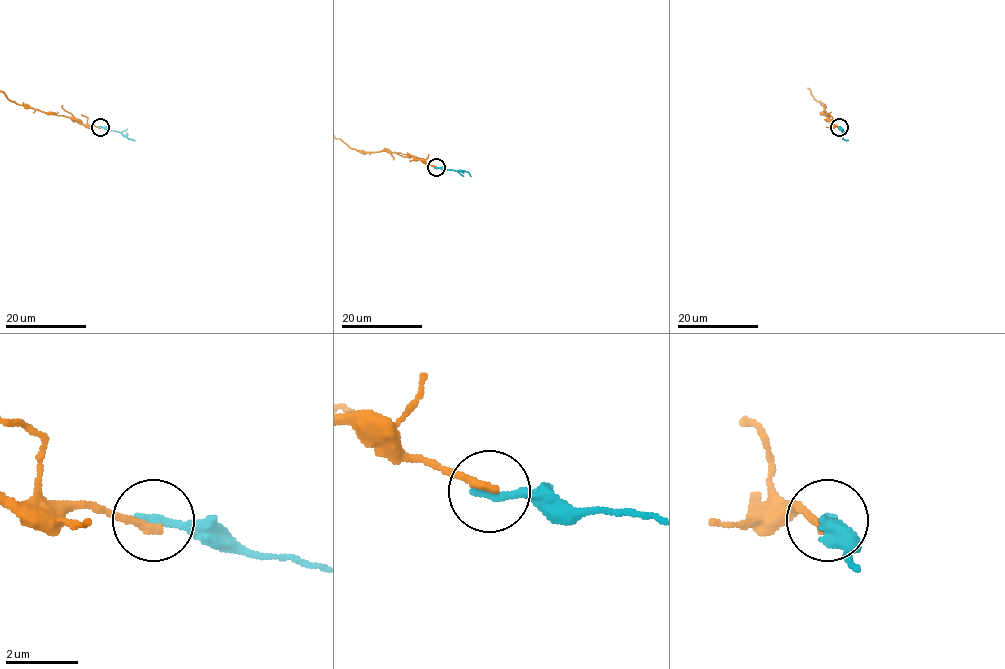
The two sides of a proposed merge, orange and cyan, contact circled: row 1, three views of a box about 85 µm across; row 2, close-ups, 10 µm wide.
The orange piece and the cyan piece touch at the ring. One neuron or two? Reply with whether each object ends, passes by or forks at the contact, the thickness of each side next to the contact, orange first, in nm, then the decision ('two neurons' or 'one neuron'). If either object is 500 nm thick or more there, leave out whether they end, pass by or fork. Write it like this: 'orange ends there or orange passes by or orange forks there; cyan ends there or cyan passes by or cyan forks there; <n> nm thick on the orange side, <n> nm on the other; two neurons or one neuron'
orange ends there; cyan ends there; 240 nm thick on the orange side, 280 nm on the other; two neurons

